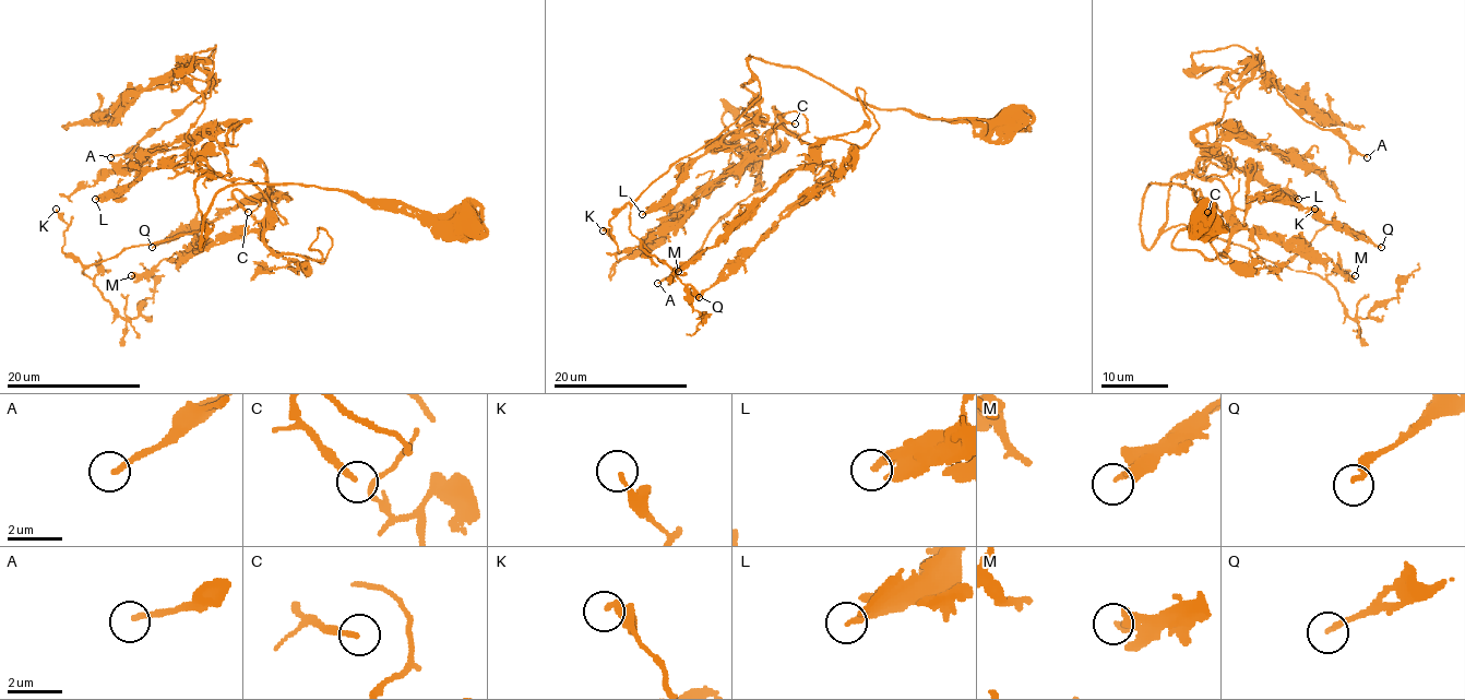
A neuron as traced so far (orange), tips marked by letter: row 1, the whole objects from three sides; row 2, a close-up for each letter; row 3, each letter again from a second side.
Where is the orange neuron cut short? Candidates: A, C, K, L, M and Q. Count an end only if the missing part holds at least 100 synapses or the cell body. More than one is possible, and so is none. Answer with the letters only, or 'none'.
C

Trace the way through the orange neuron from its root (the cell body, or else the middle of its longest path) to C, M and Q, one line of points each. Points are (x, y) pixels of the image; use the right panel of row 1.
C: (1205, 221), (1189, 187), (1151, 184), (1142, 242), (1179, 174), (1223, 184), (1233, 212), (1198, 190), (1207, 212)
M: (1205, 221), (1189, 187), (1147, 187), (1148, 249), (1170, 180), (1191, 174), (1217, 179), (1248, 229), (1355, 275)
Q: (1205, 221), (1189, 187), (1147, 187), (1148, 249), (1179, 174), (1381, 247)

